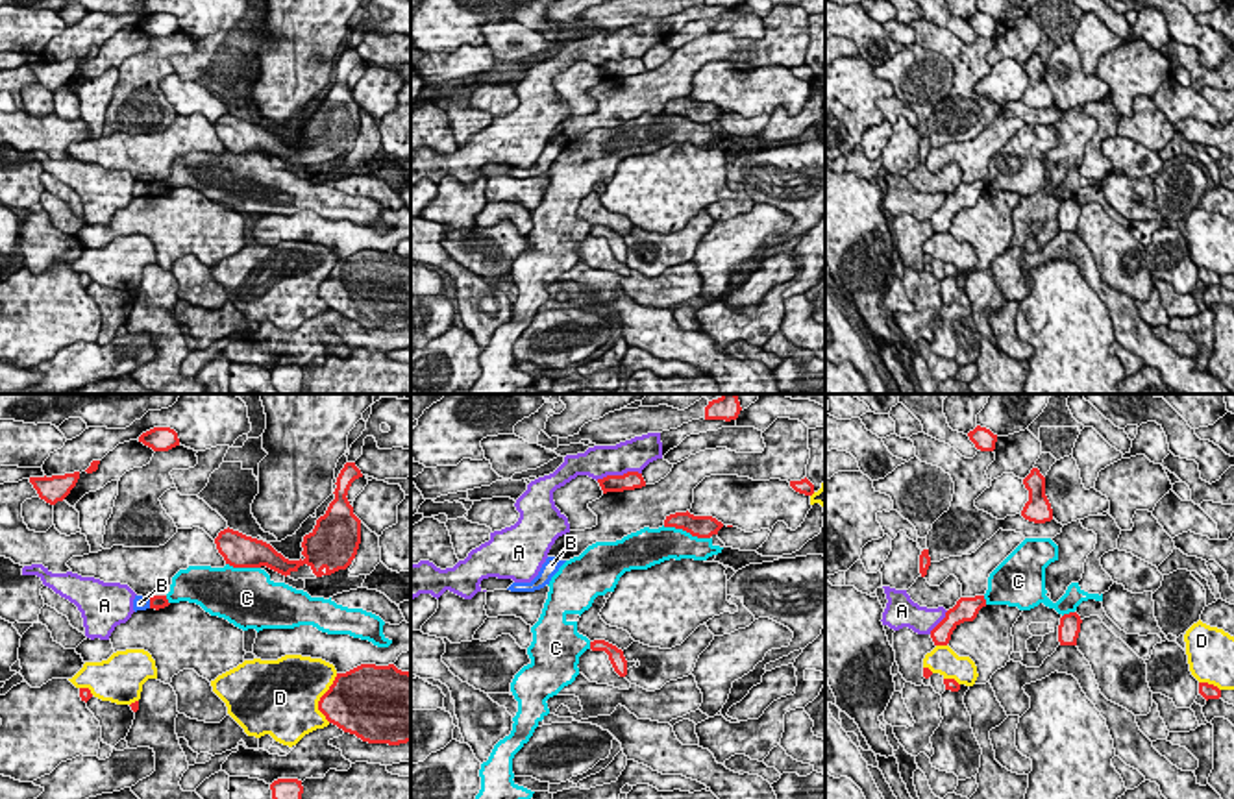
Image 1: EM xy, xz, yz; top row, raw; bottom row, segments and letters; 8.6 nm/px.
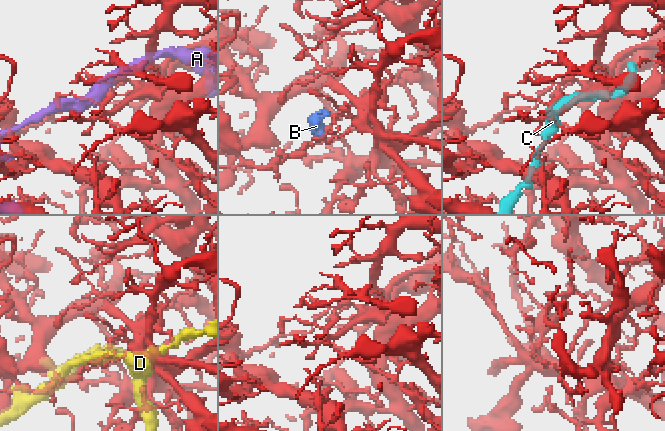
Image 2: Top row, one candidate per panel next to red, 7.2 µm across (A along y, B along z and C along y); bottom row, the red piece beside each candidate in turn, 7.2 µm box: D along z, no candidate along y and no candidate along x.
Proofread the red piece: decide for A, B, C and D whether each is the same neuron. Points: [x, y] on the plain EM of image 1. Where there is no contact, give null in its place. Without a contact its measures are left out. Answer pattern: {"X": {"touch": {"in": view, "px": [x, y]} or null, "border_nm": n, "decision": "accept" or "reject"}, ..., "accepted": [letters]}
{"A": {"touch": {"in": "xz", "px": [618, 61]}, "border_nm": 400, "decision": "reject"}, "B": {"touch": {"in": "xy", "px": [150, 189]}, "border_nm": 100, "decision": "reject"}, "C": {"touch": {"in": "xz", "px": [687, 117]}, "border_nm": 440, "decision": "reject"}, "D": {"touch": {"in": "xy", "px": [320, 283]}, "border_nm": 440, "decision": "reject"}, "accepted": []}

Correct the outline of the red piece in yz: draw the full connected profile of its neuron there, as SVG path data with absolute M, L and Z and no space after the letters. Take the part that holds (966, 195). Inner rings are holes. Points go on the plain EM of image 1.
M984 181L960 183L956 191L945 198L945 203L931 216L934 231L947 231L953 216L964 207L973 207L982 192L986 192Z

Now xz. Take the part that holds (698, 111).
M686 96L666 102L664 113L683 115L697 124L710 124L718 120L723 109L712 102L694 102Z

